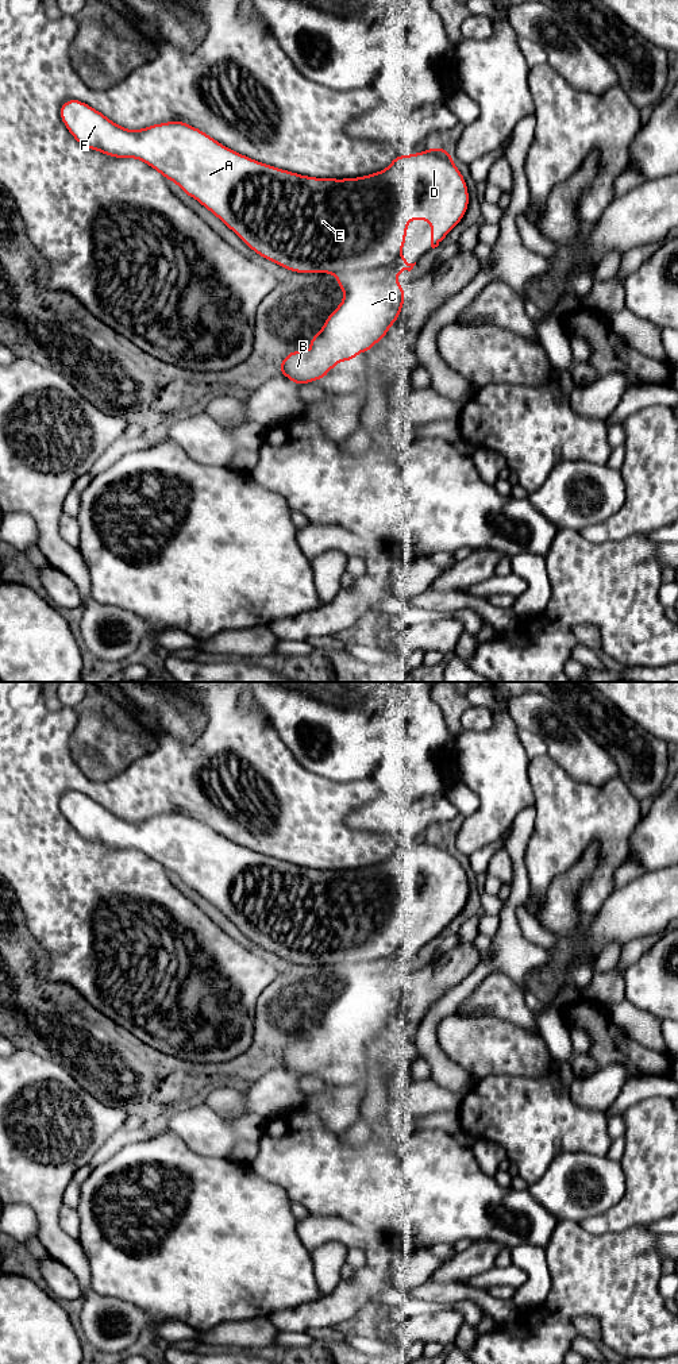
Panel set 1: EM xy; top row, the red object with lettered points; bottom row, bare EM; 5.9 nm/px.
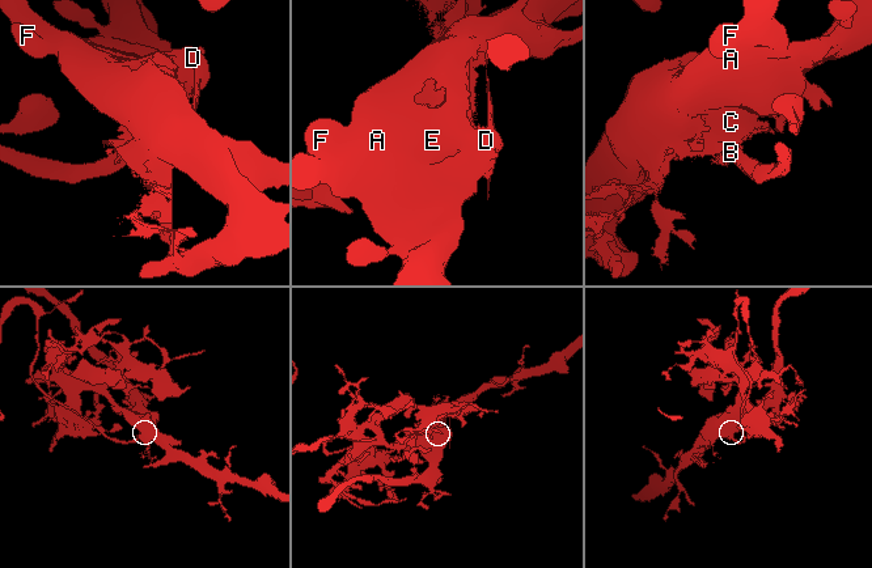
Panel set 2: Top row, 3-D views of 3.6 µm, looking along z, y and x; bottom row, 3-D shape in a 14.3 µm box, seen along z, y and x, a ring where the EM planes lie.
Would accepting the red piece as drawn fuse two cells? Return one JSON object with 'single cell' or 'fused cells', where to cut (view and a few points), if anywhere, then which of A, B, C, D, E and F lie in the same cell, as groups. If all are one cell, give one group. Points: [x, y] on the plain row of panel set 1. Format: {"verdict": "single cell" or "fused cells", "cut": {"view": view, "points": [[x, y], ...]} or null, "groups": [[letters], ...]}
{"verdict": "fused cells", "cut": {"view": "xy", "points": [[312, 1050], [318, 1067]]}, "groups": [["A", "C", "D", "E", "F"], ["B"]]}

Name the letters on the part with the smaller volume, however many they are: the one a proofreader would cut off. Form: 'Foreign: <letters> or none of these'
Foreign: B

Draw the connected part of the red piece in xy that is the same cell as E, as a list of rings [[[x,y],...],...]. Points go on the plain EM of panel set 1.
[[[76,790],[61,797],[59,808],[72,828],[86,840],[113,849],[140,851],[165,871],[172,871],[188,889],[196,890],[265,951],[293,964],[330,964],[336,968],[344,990],[325,1010],[321,1022],[308,1034],[315,1043],[313,1056],[321,1071],[327,1071],[327,1063],[335,1060],[339,1052],[355,1052],[357,1045],[373,1040],[400,1007],[405,982],[397,974],[397,967],[401,962],[411,963],[416,956],[407,953],[401,947],[408,913],[429,912],[431,939],[435,940],[459,916],[469,898],[466,872],[444,839],[397,847],[385,862],[369,867],[343,871],[316,870],[269,858],[235,844],[204,822],[180,812],[153,816],[143,821],[127,821]]]

